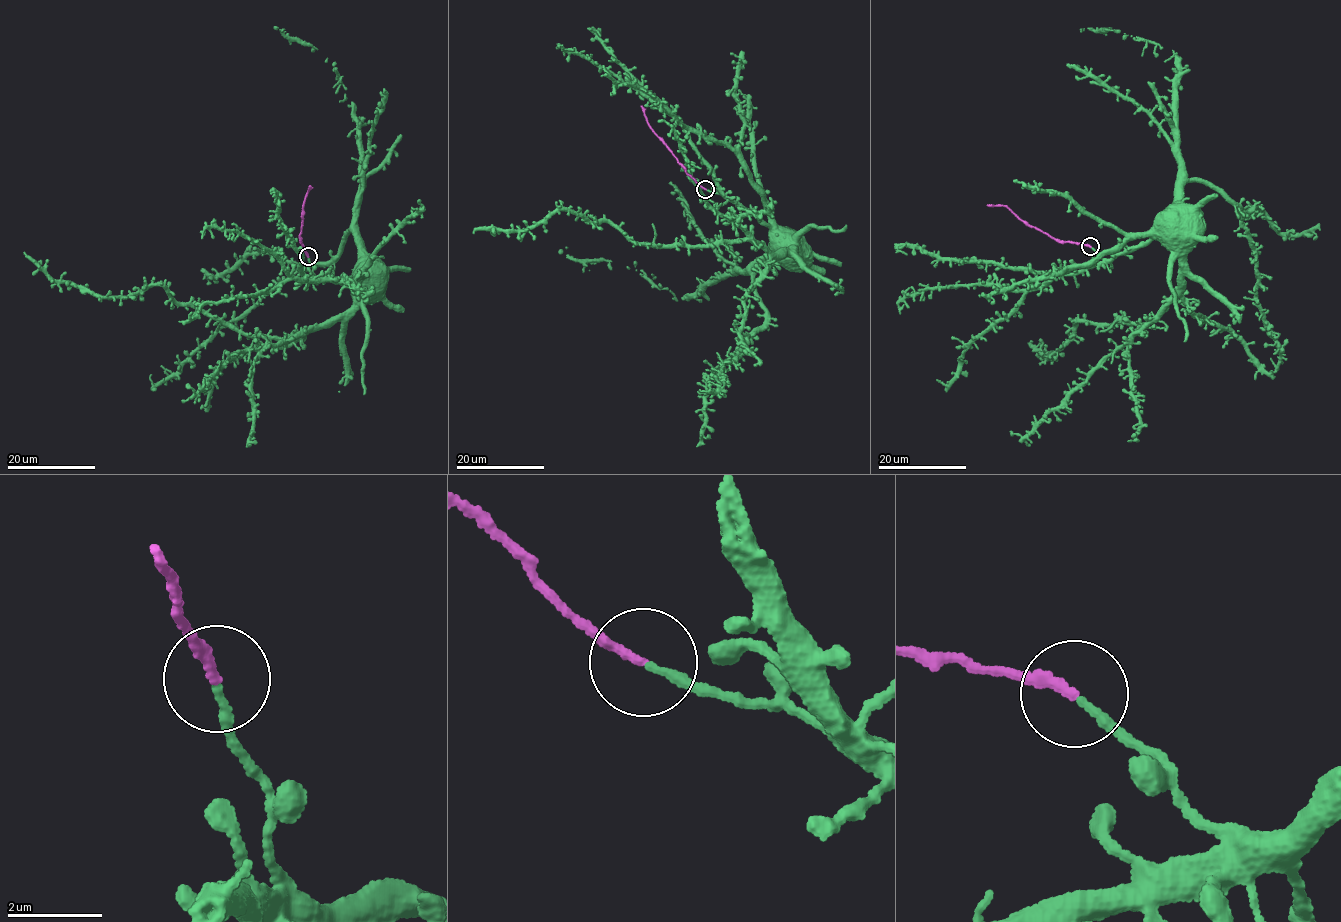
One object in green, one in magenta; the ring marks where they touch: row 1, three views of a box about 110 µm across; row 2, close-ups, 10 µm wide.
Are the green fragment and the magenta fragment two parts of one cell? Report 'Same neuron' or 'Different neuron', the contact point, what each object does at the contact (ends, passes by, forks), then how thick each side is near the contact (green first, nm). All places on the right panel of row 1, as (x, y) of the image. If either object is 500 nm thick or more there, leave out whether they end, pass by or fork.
Different neuron. Place: (1090, 246). At the ring green ends. At the ring magenta ends. Thickness 190 nm (green) against 200 nm

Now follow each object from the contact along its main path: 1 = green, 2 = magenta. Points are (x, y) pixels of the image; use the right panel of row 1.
1: (1090, 247), (1106, 259), (1156, 238), (1178, 258), (1179, 285), (1143, 325), (1078, 321), (1046, 359), (1032, 340)
2: (1090, 247), (1059, 241), (1027, 225), (1007, 207), (987, 205)

